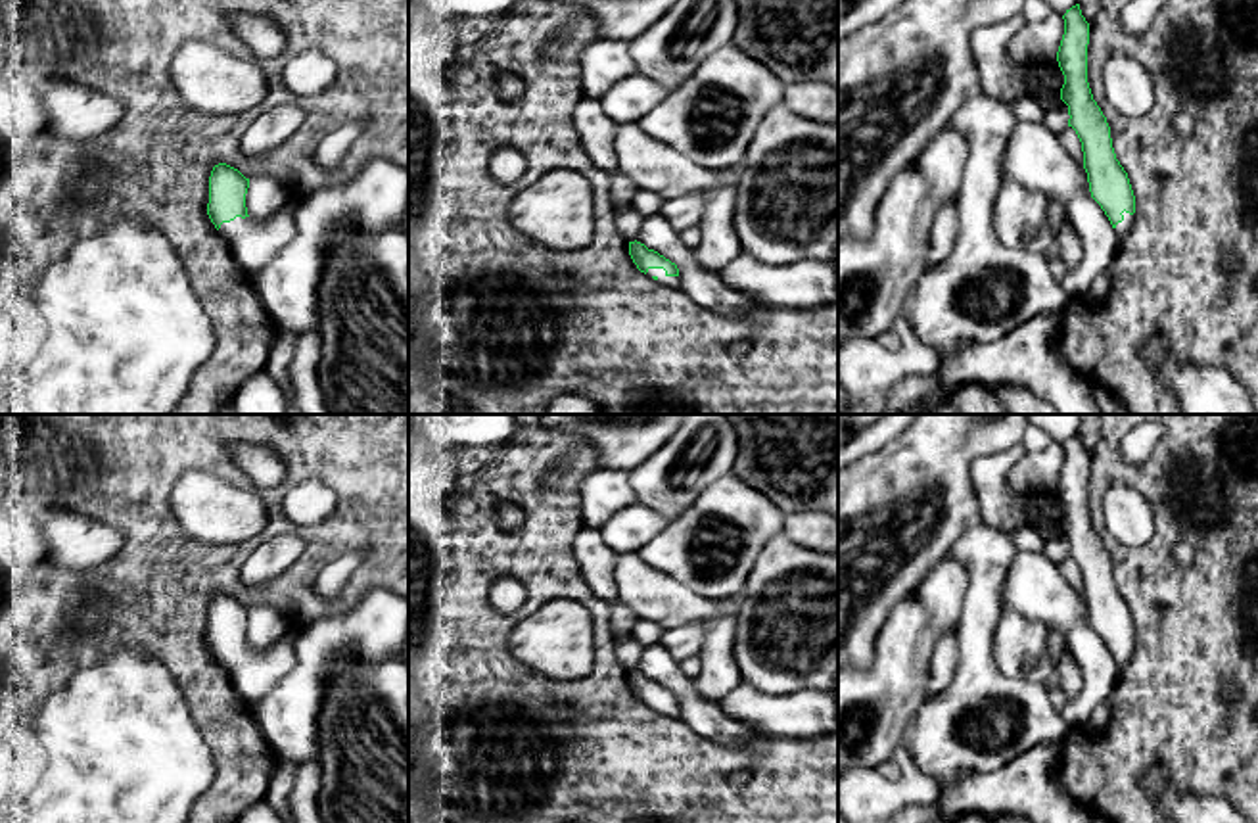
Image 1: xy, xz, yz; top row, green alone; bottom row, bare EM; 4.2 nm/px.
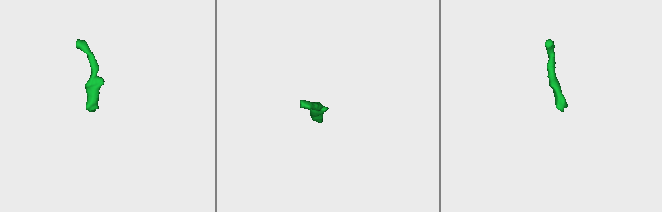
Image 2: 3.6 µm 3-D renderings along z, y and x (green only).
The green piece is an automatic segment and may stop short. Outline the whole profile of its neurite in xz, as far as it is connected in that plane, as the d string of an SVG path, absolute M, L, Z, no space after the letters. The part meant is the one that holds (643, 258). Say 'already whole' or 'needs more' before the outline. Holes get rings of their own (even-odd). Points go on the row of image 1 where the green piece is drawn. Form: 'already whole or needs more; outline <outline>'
needs more; outline M635 240L629 242L629 255L641 272L652 276L660 284L679 288L681 276L677 265L658 251L648 249L644 244Z

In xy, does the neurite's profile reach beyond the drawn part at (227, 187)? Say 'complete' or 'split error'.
split error

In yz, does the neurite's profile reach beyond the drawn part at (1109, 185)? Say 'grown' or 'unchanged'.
grown

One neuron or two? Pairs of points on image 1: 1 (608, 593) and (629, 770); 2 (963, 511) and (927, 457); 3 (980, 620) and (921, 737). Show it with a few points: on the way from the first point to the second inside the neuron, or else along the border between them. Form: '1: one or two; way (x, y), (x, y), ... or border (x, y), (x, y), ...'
1: two; border (593, 593), (606, 605), (608, 630), (616, 639)
2: one; way (950, 497), (950, 486), (934, 470)
3: one; way (977, 649), (977, 681), (950, 708)

